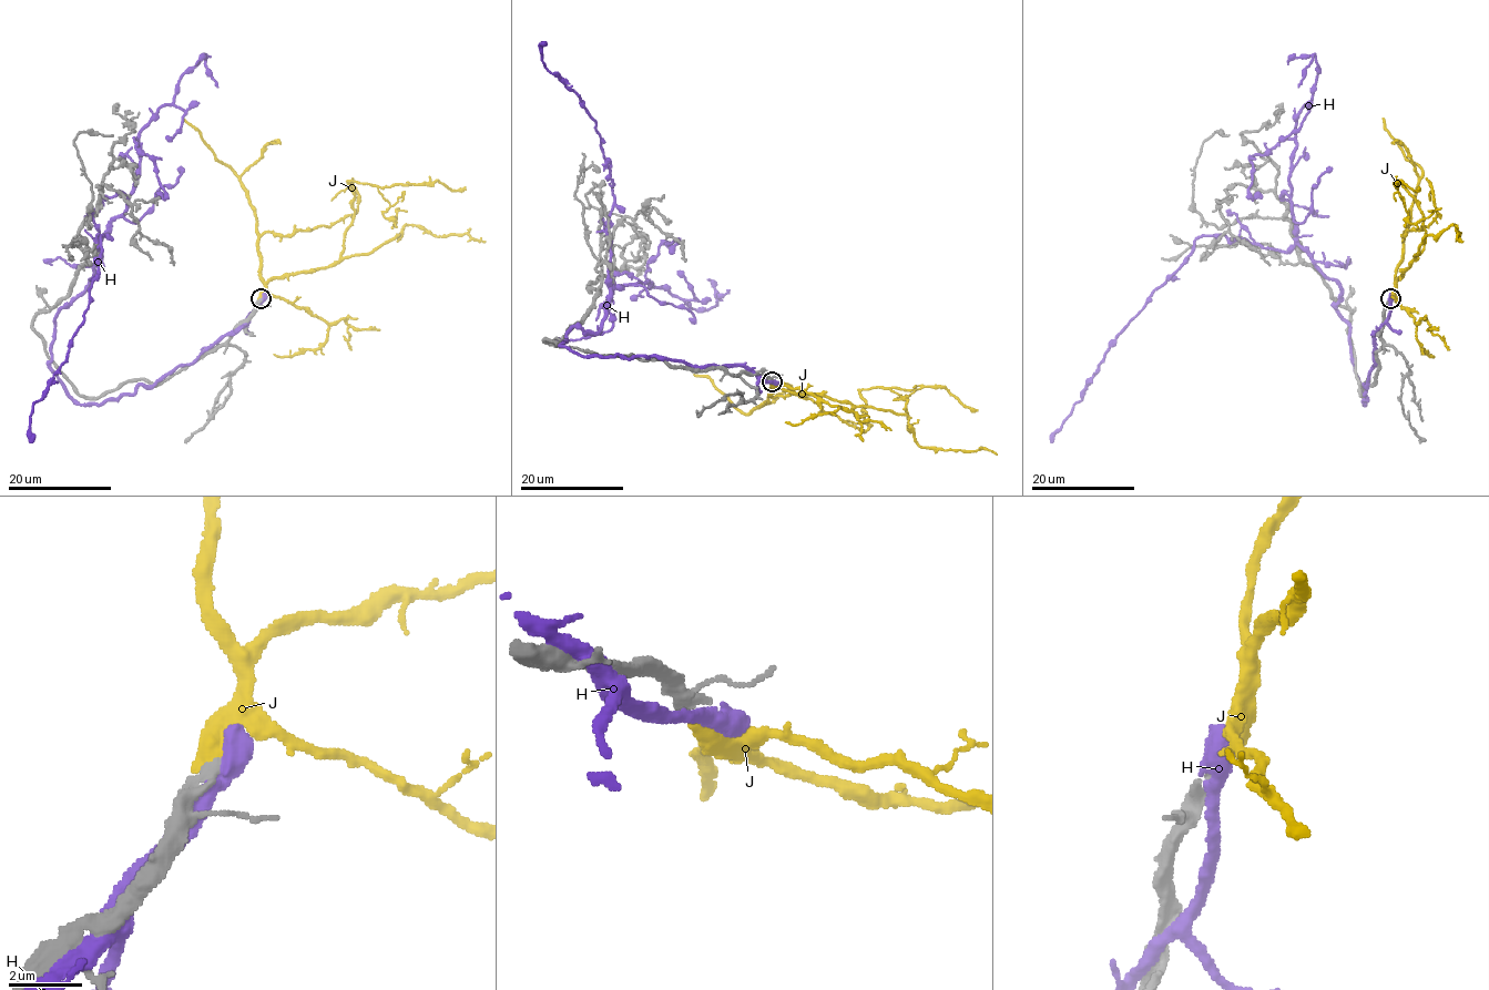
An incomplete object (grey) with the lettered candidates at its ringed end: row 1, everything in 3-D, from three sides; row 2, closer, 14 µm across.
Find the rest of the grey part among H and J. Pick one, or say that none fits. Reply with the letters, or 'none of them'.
J

